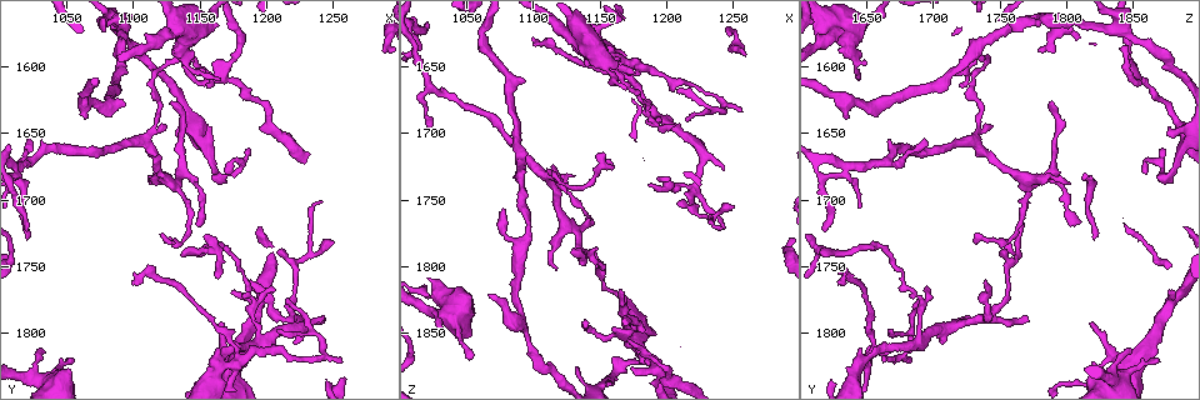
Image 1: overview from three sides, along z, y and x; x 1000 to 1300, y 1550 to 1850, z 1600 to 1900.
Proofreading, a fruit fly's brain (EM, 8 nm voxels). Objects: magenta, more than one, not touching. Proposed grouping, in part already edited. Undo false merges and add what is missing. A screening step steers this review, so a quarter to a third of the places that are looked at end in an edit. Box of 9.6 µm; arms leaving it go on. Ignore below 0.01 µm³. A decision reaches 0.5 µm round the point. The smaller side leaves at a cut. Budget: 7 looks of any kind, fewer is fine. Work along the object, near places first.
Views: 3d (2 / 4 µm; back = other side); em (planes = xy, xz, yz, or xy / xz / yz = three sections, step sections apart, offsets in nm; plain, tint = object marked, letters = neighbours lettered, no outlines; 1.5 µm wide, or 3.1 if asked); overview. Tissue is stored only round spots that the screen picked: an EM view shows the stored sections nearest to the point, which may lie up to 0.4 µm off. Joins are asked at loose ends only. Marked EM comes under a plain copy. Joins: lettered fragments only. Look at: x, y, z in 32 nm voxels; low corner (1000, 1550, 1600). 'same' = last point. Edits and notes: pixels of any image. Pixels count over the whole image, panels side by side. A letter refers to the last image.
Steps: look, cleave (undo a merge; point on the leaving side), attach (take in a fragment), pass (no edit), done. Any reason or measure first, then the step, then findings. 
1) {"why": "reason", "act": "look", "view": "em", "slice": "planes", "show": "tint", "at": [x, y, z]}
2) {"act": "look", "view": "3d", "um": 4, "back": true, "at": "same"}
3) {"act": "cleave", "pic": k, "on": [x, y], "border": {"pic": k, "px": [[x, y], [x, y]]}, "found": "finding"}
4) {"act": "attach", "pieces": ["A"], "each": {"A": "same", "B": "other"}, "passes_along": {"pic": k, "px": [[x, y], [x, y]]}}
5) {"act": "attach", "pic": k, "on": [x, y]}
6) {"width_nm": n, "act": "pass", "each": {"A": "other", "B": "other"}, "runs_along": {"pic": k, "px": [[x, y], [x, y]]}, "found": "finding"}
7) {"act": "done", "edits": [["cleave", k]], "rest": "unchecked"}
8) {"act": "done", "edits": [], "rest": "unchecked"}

{"why": "a narrow waist", "act": "look", "view": "em", "slice": "xy", "step": 8, "show": "tint", "at": [1194, 1626, 1874]}

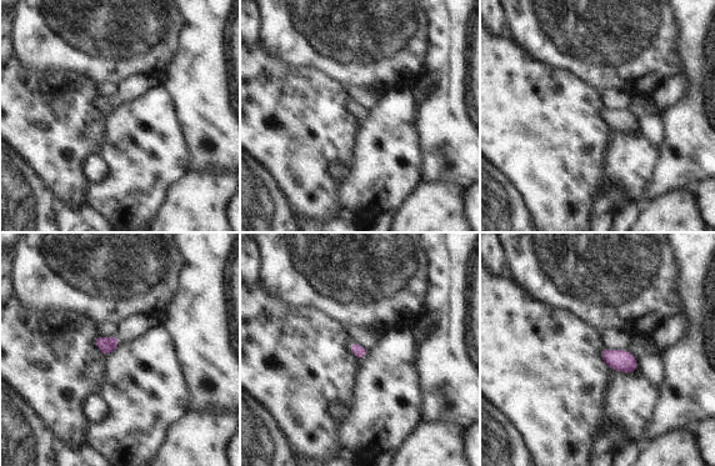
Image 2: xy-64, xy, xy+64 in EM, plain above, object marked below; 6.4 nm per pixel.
{"why": "cut it another way", "act": "look", "view": "em", "slice": "planes", "show": "letters", "at": "same"}

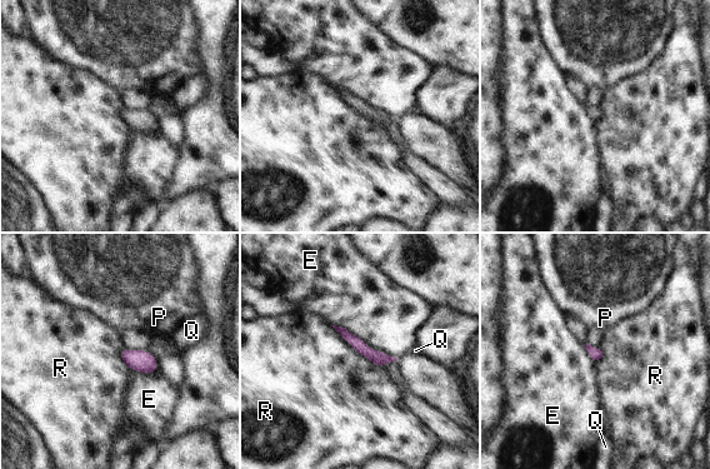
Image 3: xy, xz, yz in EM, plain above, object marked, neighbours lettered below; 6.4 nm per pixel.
{"width_nm": 80, "act": "pass", "each": {"E": "other", "P": "other", "Q": "other", "R": "other"}, "runs_along": {"pic": 3, "px": [[341, 330], [370, 354], [388, 359]]}, "found": "all the same cell"}

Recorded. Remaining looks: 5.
{"why": "tapers out", "act": "look", "view": "em", "slice": "xy", "step": 8, "show": "tint", "at": [1136, 1584, 1840]}

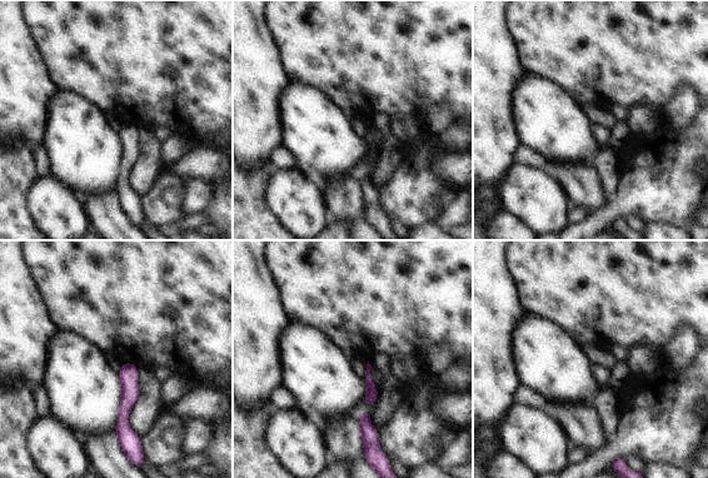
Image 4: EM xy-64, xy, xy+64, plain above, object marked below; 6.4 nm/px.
{"act": "look", "view": "em", "slice": "planes", "show": "tint", "at": "same"}

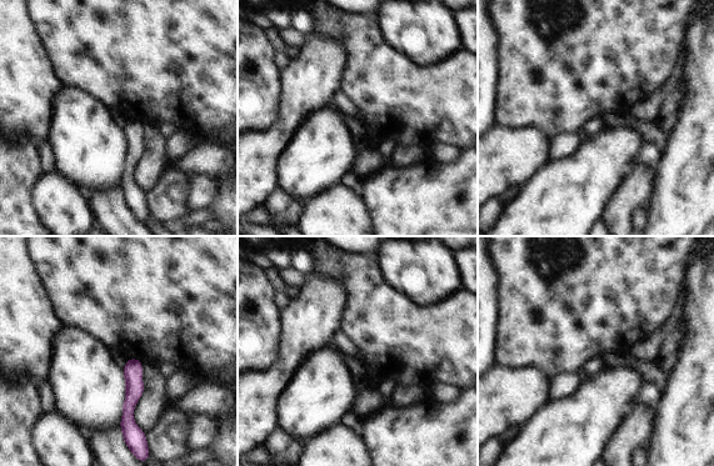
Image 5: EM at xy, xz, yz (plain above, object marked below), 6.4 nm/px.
{"act": "look", "view": "em", "slice": "planes", "show": "letters", "at": "same"}

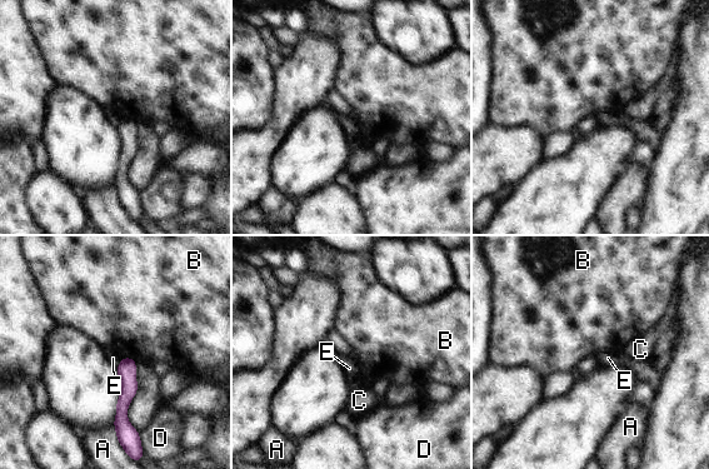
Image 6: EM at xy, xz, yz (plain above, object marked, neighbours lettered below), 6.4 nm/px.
{"act": "pass", "each": {"A": "other", "B": "other", "C": "other", "D": "other", "E": "other"}, "border": {"pic": 6, "px": [[121, 357], [131, 357], [134, 359]]}, "found": "none of them fits"}

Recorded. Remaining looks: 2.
{"why": "sudden change in width", "act": "look", "view": "3d", "um": 4, "at": [1140, 1578, 1634]}

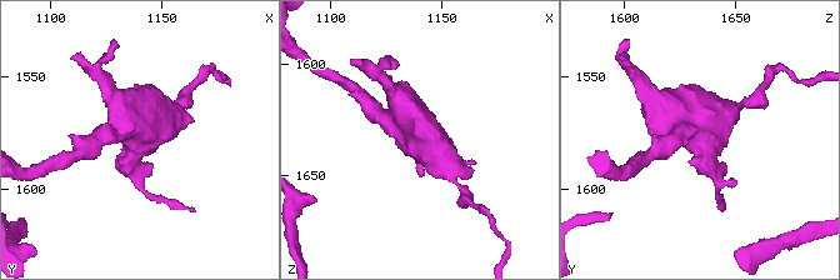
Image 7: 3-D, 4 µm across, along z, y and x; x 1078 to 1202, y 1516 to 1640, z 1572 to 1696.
{"arms": 4, "why": "need the tissue", "act": "look", "view": "em", "slice": "planes", "show": "letters", "at": [1140, 1579, 1634]}

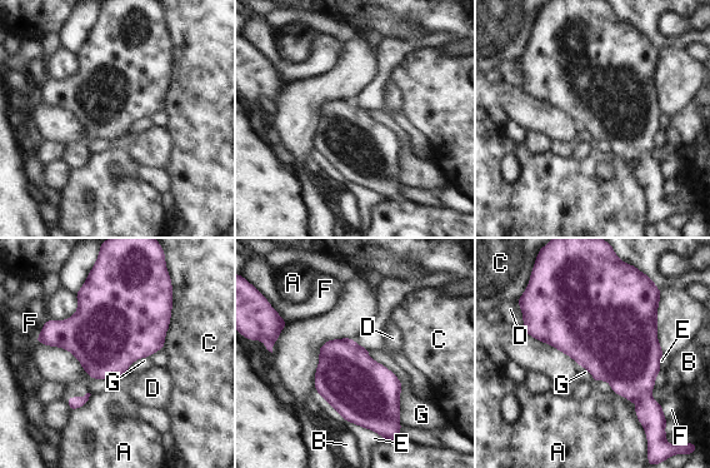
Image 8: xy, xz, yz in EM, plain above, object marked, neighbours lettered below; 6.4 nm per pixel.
{"act": "pass", "each": {"A": "other", "B": "other", "C": "other", "D": "other", "E": "other", "F": "other", "G": "other"}, "border": {"pic": 8, "px": [[369, 350], [400, 382], [403, 424]]}, "found": "continuous, no second cell"}

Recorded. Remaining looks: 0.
{"act": "done", "edits": [], "rest": "unchecked"}

